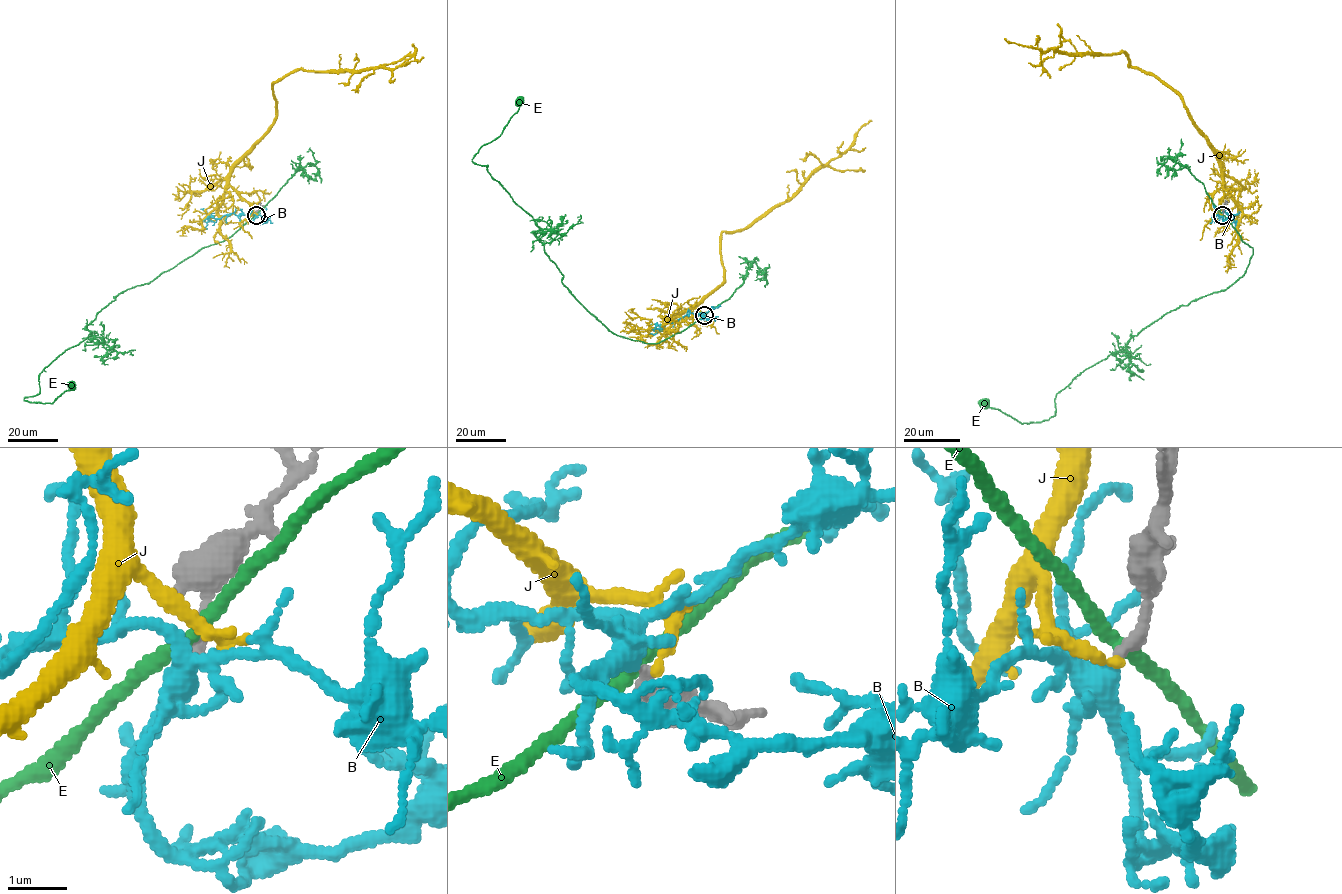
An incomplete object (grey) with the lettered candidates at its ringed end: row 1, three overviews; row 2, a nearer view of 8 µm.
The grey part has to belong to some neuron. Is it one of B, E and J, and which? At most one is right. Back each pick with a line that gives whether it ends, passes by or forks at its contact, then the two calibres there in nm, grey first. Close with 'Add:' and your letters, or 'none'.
B: it forks there; 190 nm thick on the grey side, 300 nm on the other
Add: B

